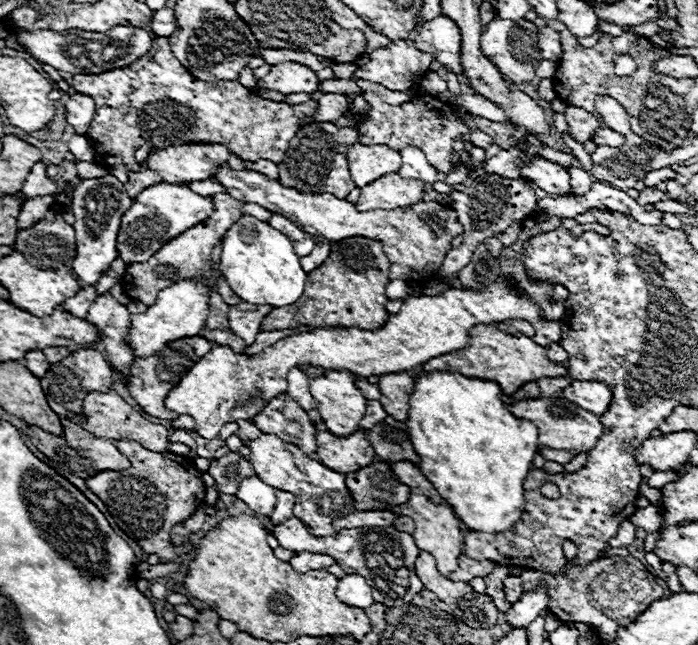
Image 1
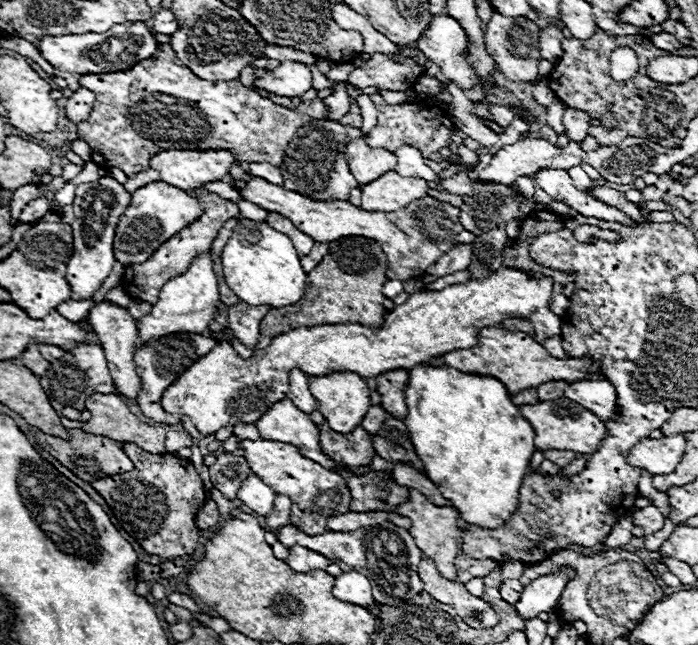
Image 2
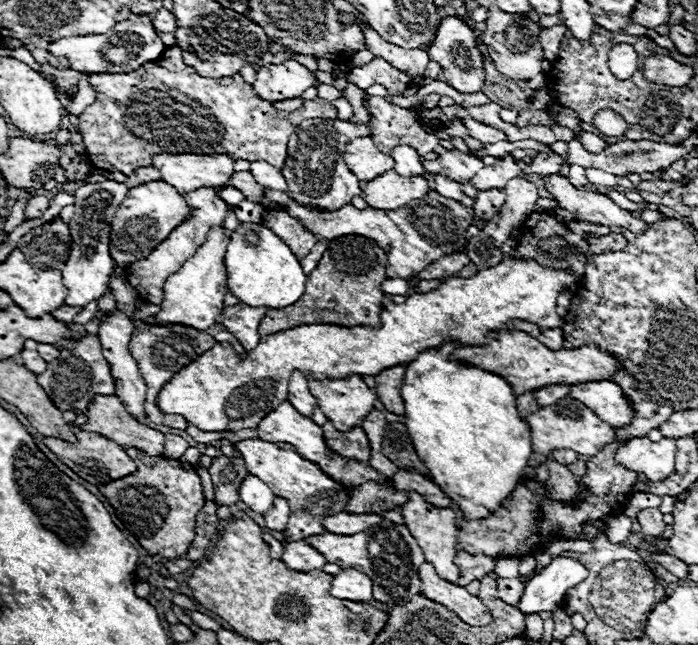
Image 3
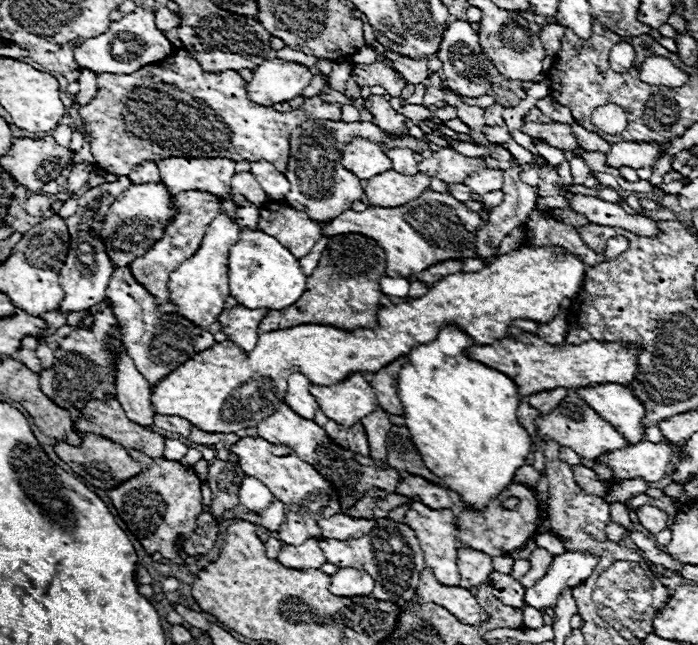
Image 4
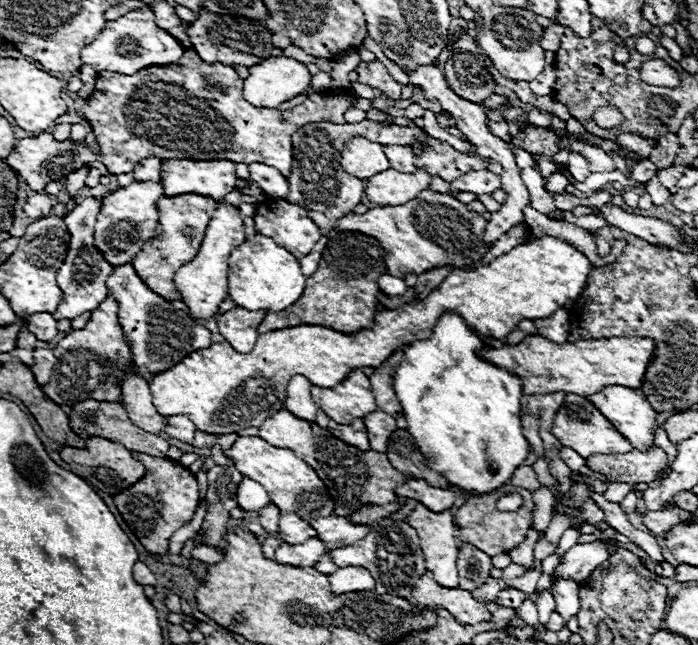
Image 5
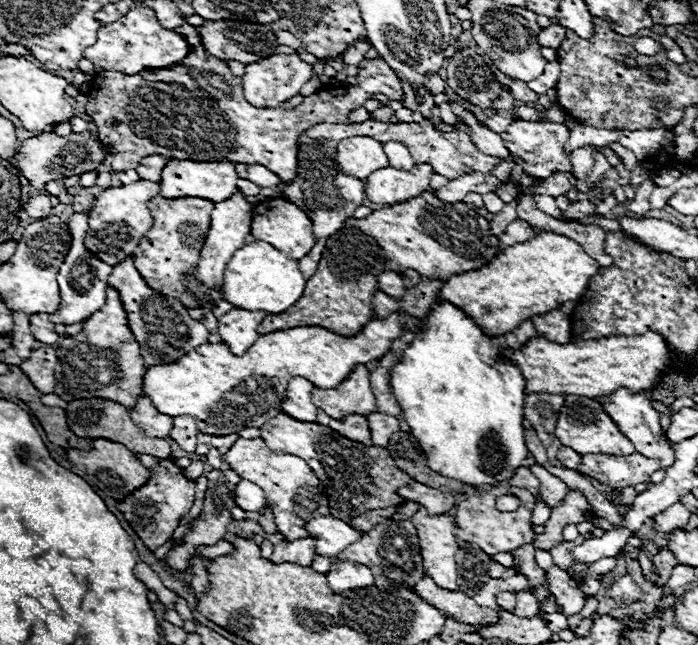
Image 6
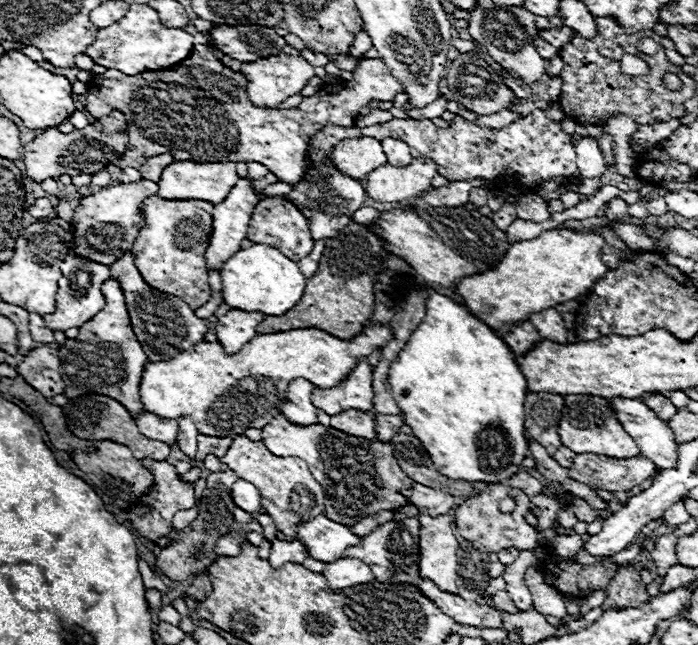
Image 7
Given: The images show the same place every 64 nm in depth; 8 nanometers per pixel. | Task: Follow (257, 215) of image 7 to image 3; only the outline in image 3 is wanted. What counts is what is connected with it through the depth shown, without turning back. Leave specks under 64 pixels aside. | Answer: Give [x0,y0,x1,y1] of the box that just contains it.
[262,208,318,258]

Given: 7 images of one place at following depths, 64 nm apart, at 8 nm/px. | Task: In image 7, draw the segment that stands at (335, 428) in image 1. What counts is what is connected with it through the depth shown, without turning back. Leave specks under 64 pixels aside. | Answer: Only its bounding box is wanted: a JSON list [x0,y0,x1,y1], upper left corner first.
[312,358,374,414]

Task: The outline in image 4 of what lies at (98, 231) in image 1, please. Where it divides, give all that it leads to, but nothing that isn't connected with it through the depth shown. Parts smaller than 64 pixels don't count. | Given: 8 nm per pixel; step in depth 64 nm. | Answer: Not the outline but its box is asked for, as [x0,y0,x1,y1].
[58,176,130,312]

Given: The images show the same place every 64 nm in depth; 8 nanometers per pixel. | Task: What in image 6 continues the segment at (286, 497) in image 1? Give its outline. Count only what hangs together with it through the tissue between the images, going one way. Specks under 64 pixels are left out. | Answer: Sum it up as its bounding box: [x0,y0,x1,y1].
[258,508,278,534]

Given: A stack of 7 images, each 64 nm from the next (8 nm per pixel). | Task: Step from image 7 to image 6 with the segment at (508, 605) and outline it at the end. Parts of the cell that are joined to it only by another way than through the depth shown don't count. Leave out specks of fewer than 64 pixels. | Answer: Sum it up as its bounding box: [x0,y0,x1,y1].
[496,591,516,612]

